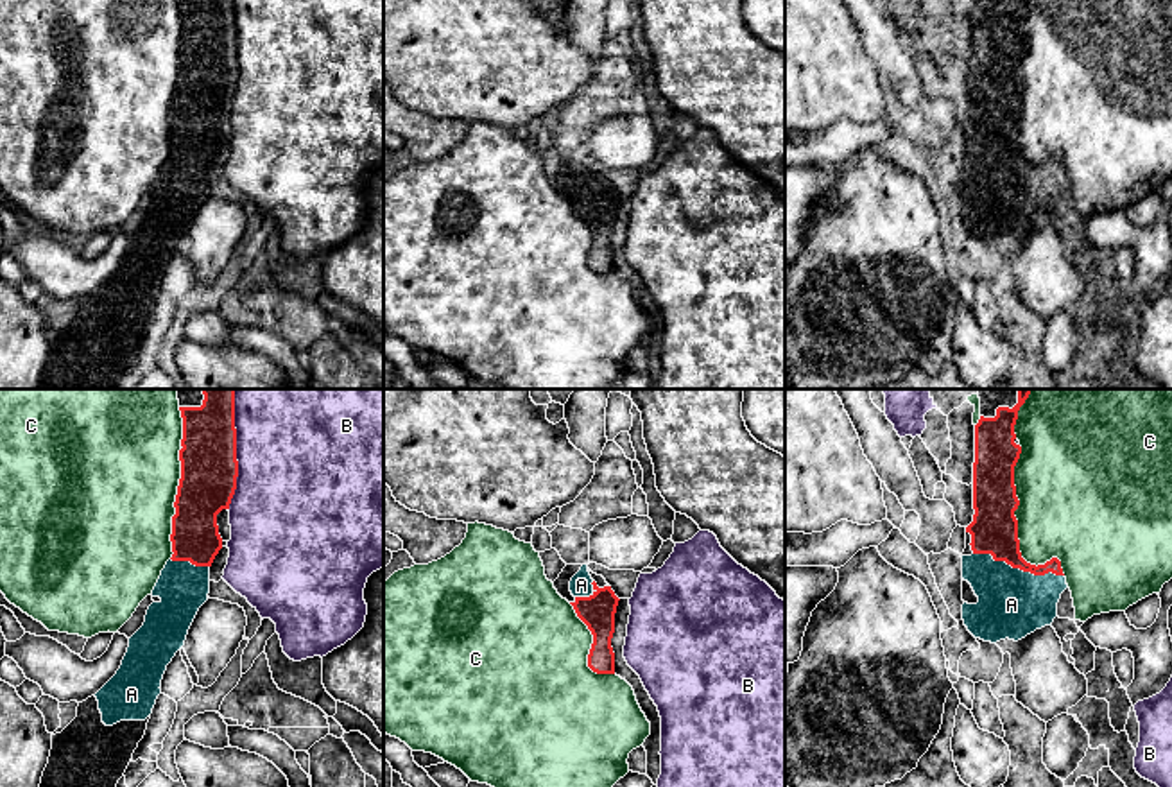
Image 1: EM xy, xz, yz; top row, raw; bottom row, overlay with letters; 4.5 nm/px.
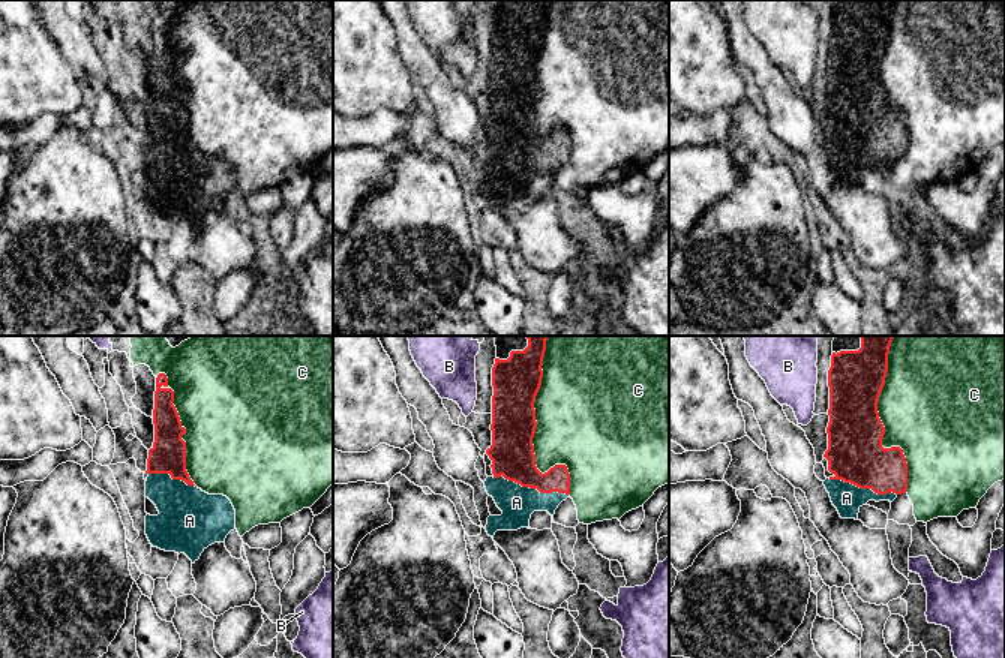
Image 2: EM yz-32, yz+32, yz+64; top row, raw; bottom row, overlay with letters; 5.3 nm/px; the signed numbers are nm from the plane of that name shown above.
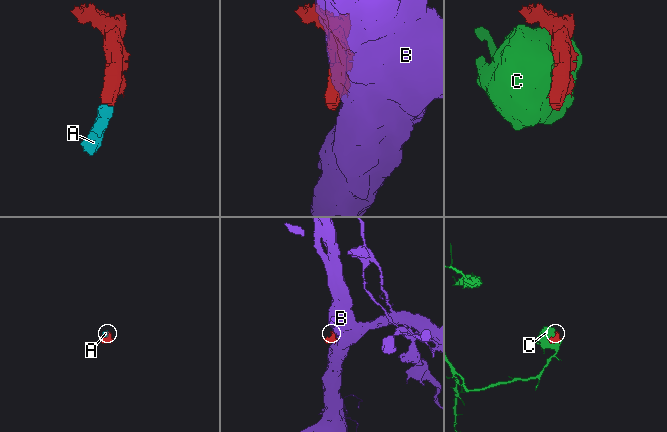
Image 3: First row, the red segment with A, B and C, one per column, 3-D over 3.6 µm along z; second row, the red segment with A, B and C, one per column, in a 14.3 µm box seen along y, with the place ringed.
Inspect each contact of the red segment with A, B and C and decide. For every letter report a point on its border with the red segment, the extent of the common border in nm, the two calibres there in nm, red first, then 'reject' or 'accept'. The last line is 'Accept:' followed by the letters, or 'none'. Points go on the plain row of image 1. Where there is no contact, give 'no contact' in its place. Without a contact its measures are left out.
A: meets red in yz at (1018, 165); contact 420 nm long; 220 nm thick on the red side, 300 nm on the other; accept
B: meets red in xy at (235, 54); contact 480 nm long; 260 nm thick on the red side, 480 nm on the other; reject
C: meets red in yz at (1016, 124); contact 600 nm long; 220 nm thick on the red side, 440 nm on the other; reject
Accept: A

